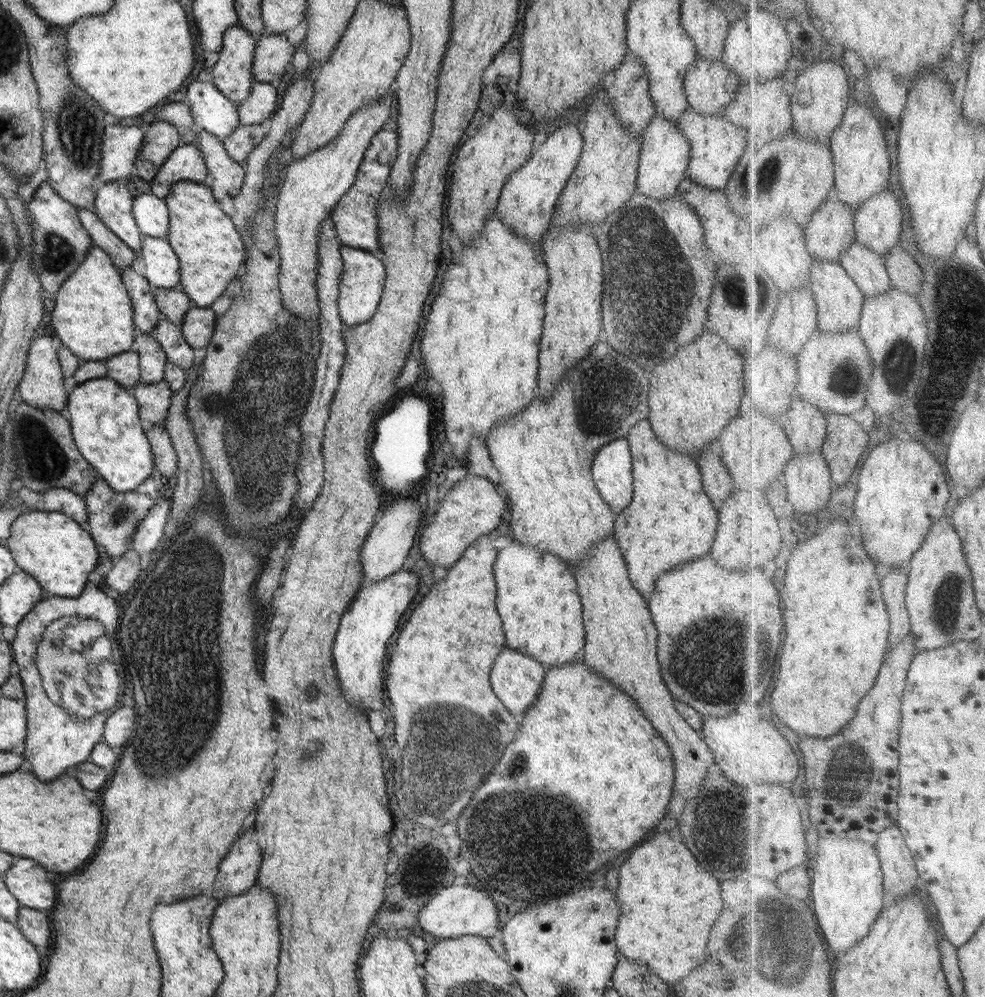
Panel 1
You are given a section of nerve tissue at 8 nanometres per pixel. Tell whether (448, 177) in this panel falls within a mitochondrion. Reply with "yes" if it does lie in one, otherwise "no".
no

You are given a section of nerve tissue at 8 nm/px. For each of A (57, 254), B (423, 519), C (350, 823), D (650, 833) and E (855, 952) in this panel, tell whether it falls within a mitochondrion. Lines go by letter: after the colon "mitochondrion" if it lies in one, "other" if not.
A: mitochondrion
B: other
C: other
D: other
E: other

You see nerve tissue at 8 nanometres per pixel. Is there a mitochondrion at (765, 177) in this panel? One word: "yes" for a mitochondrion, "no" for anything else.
yes

